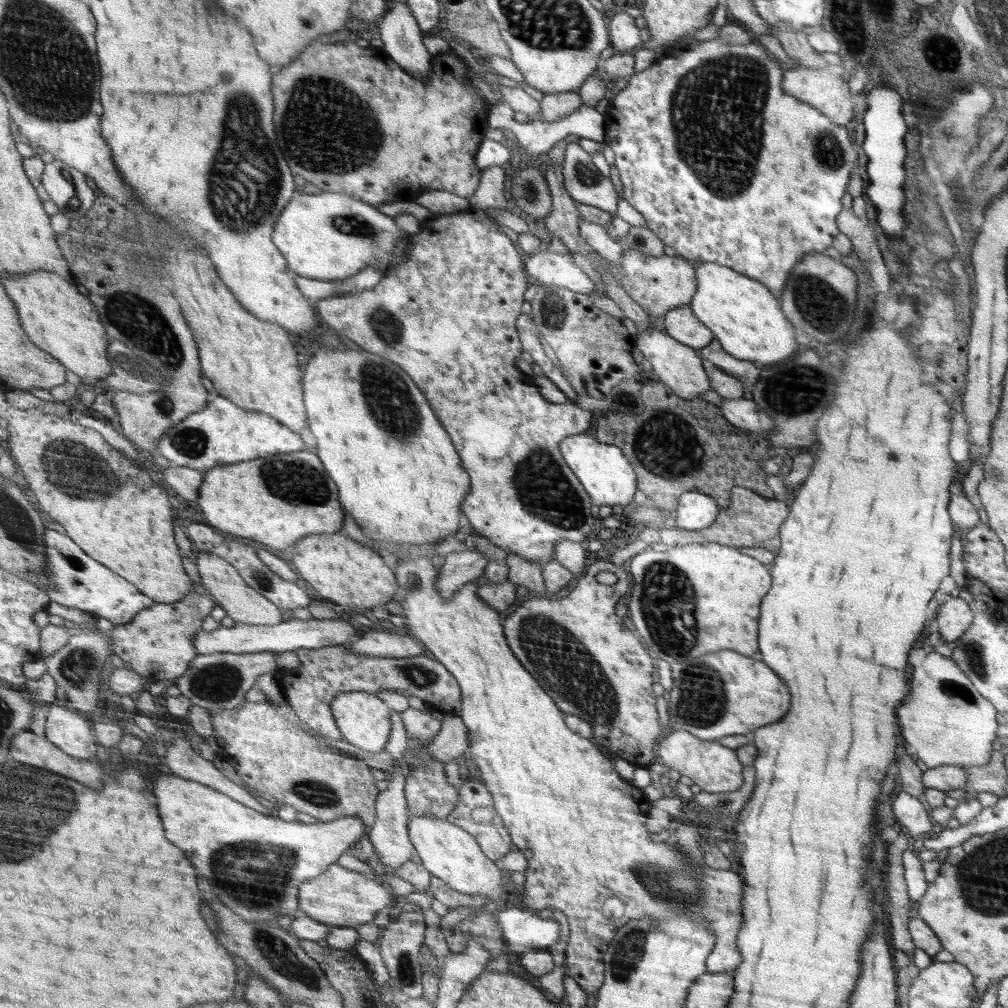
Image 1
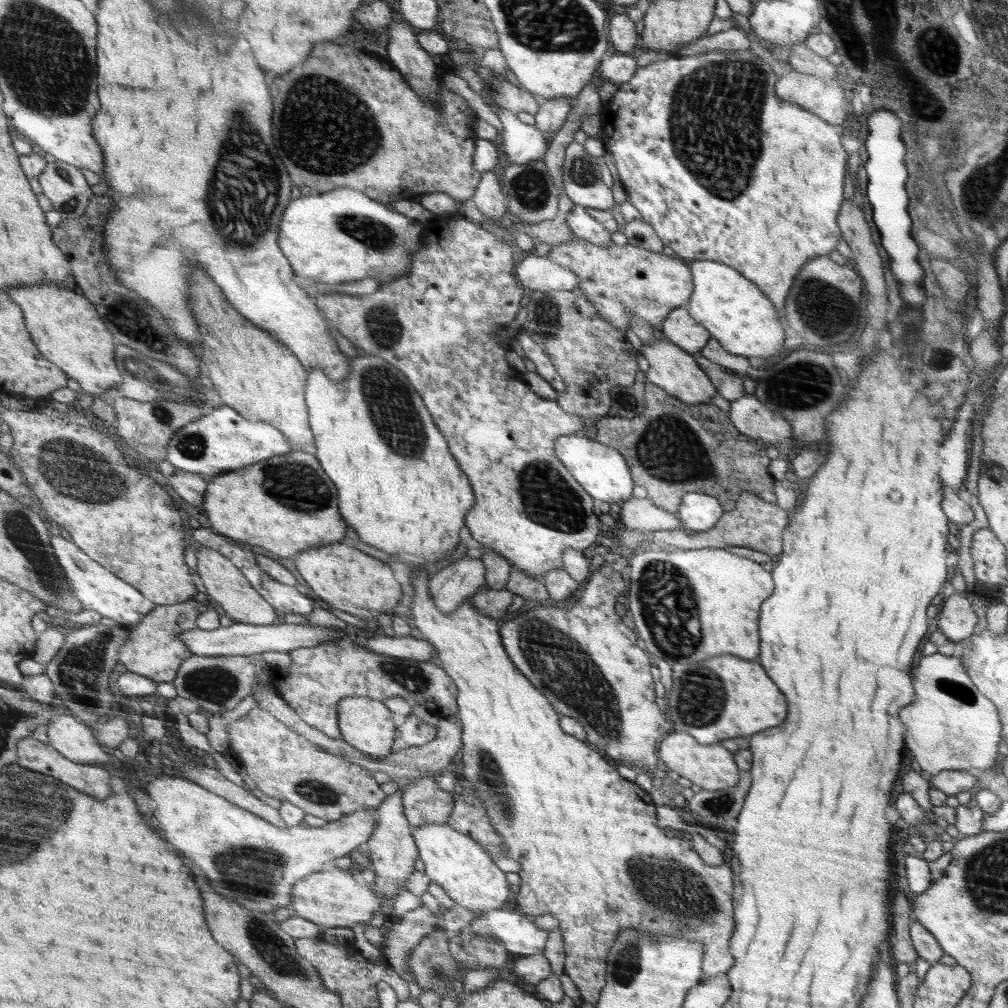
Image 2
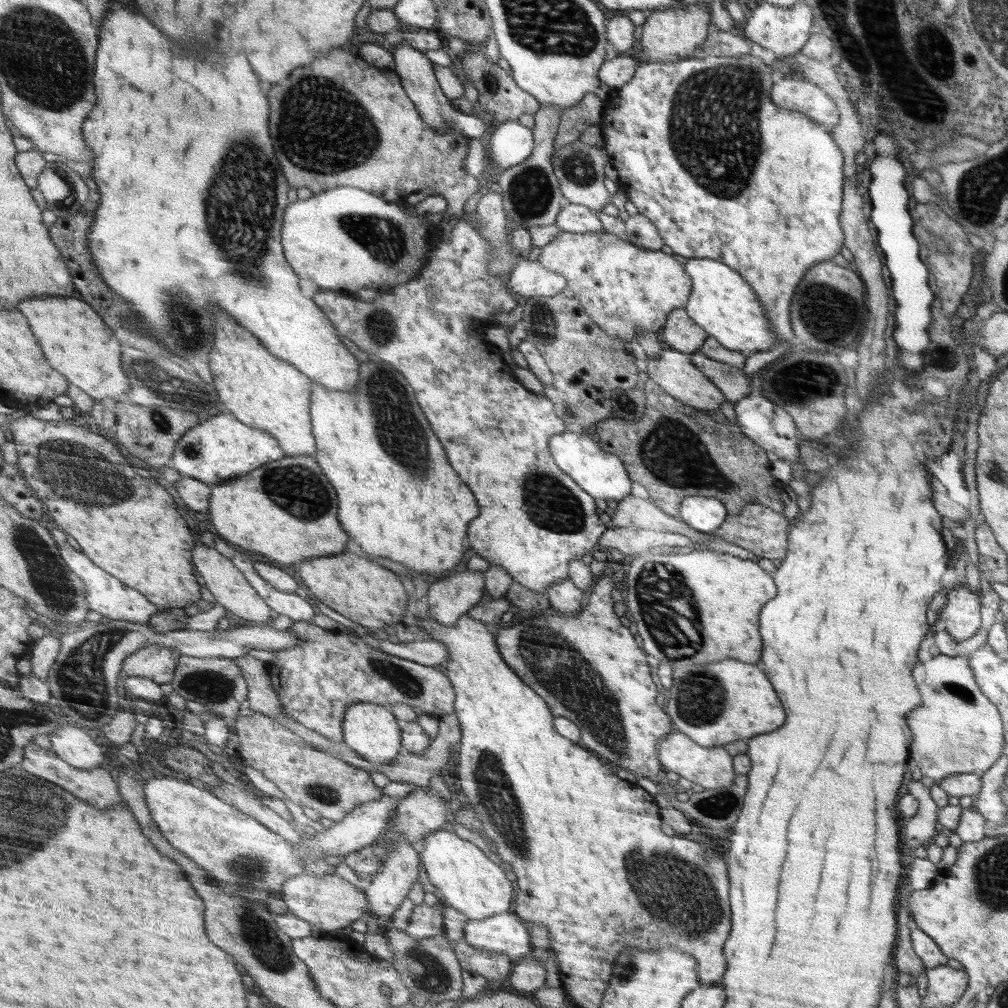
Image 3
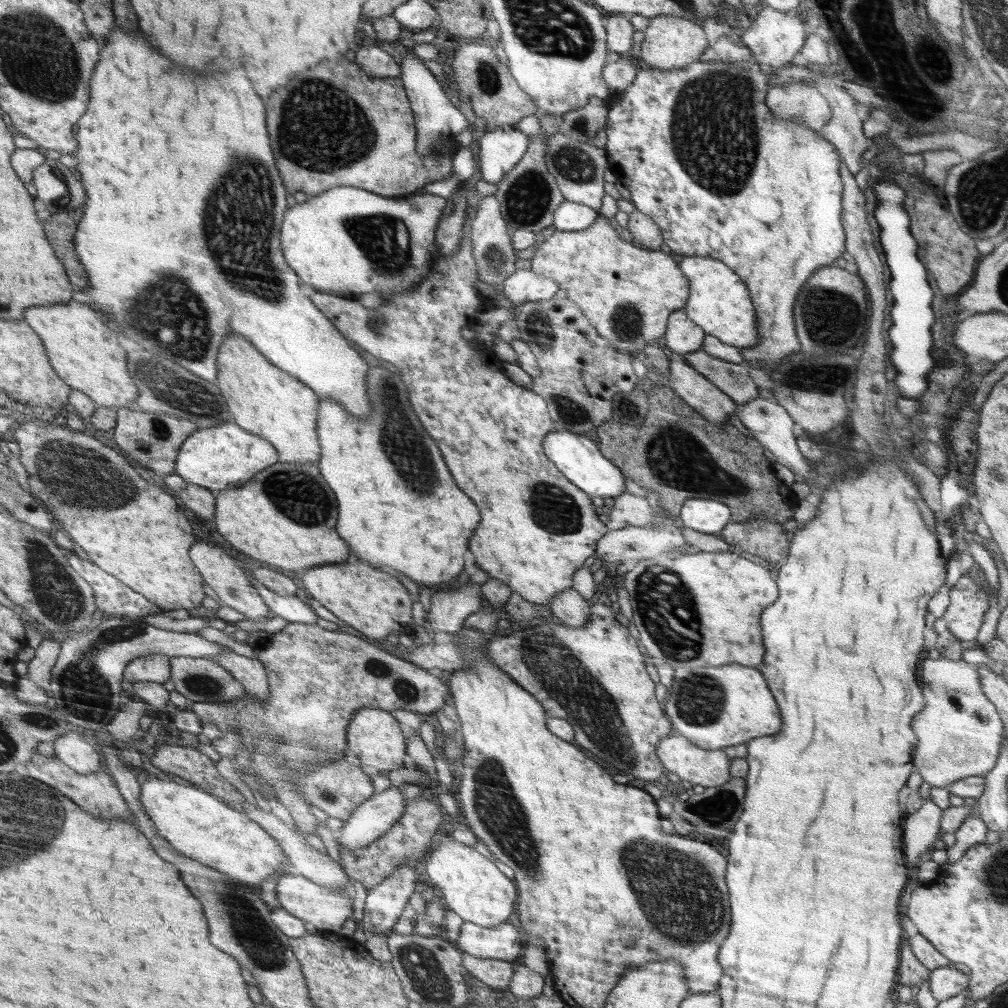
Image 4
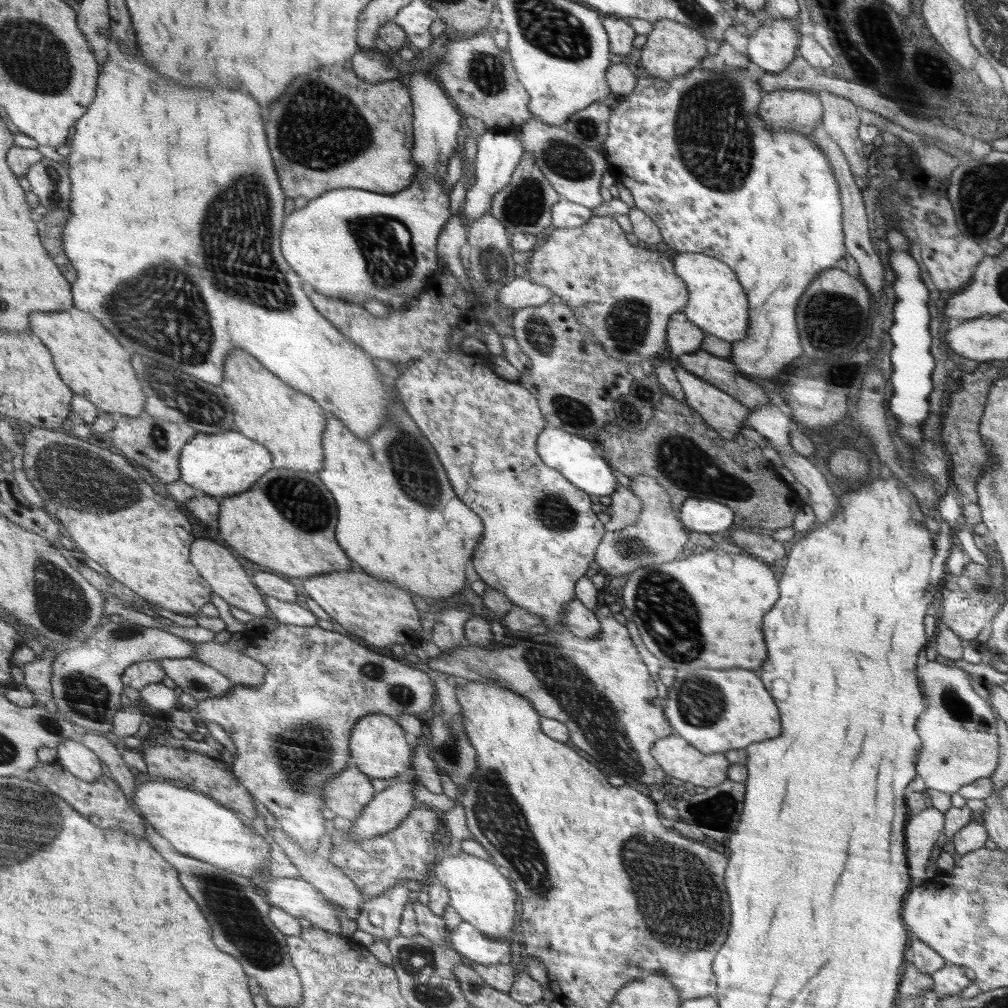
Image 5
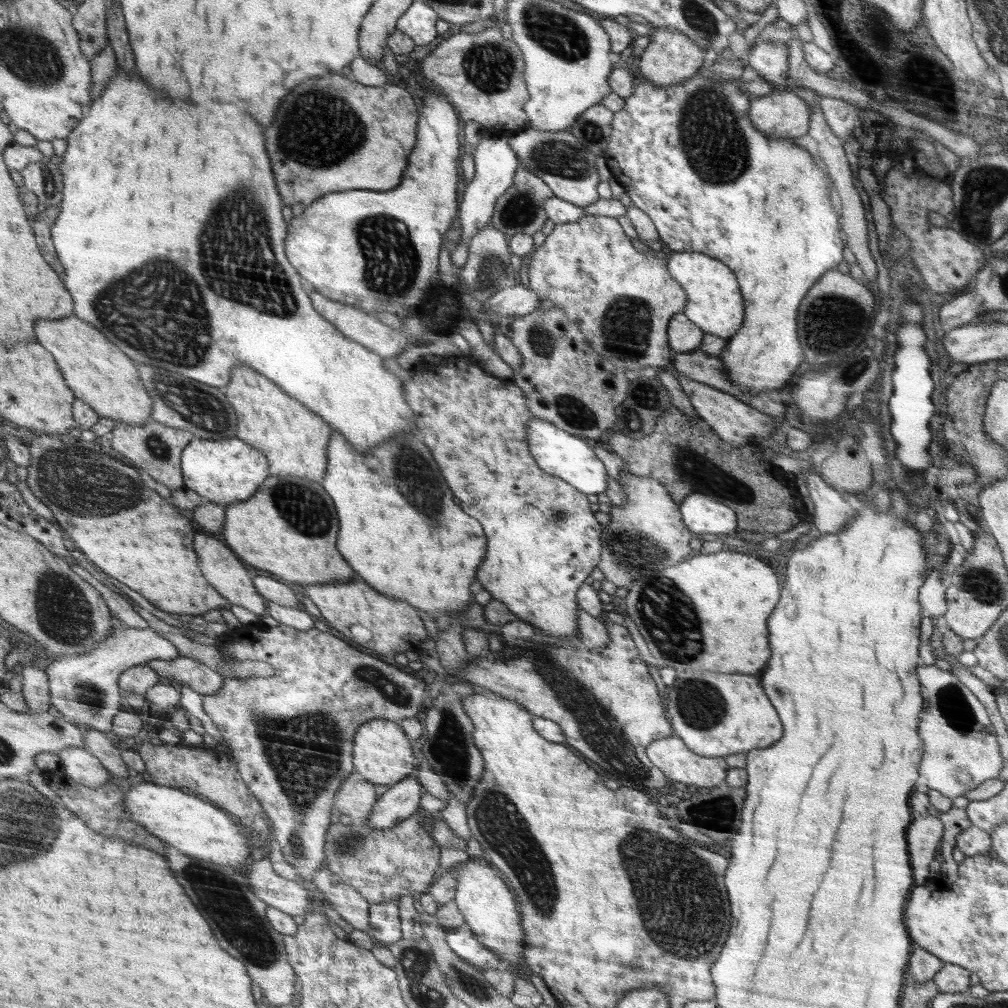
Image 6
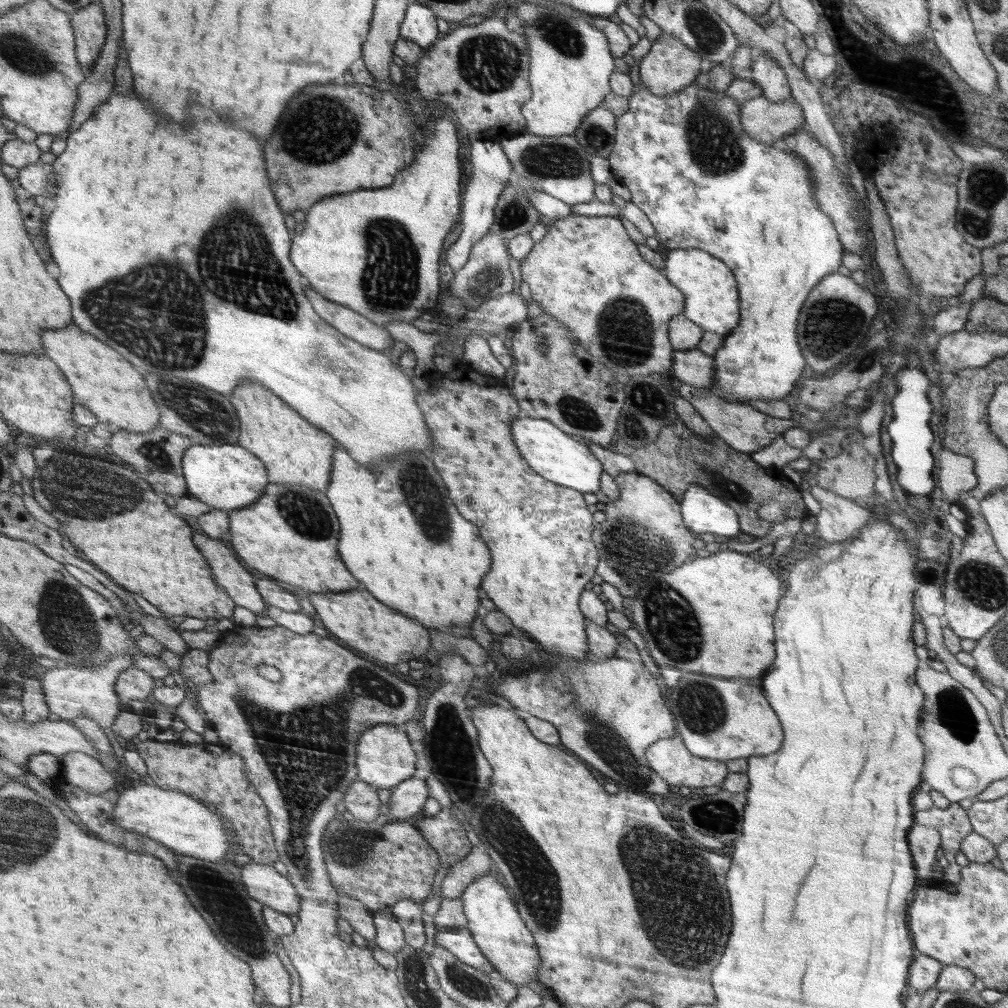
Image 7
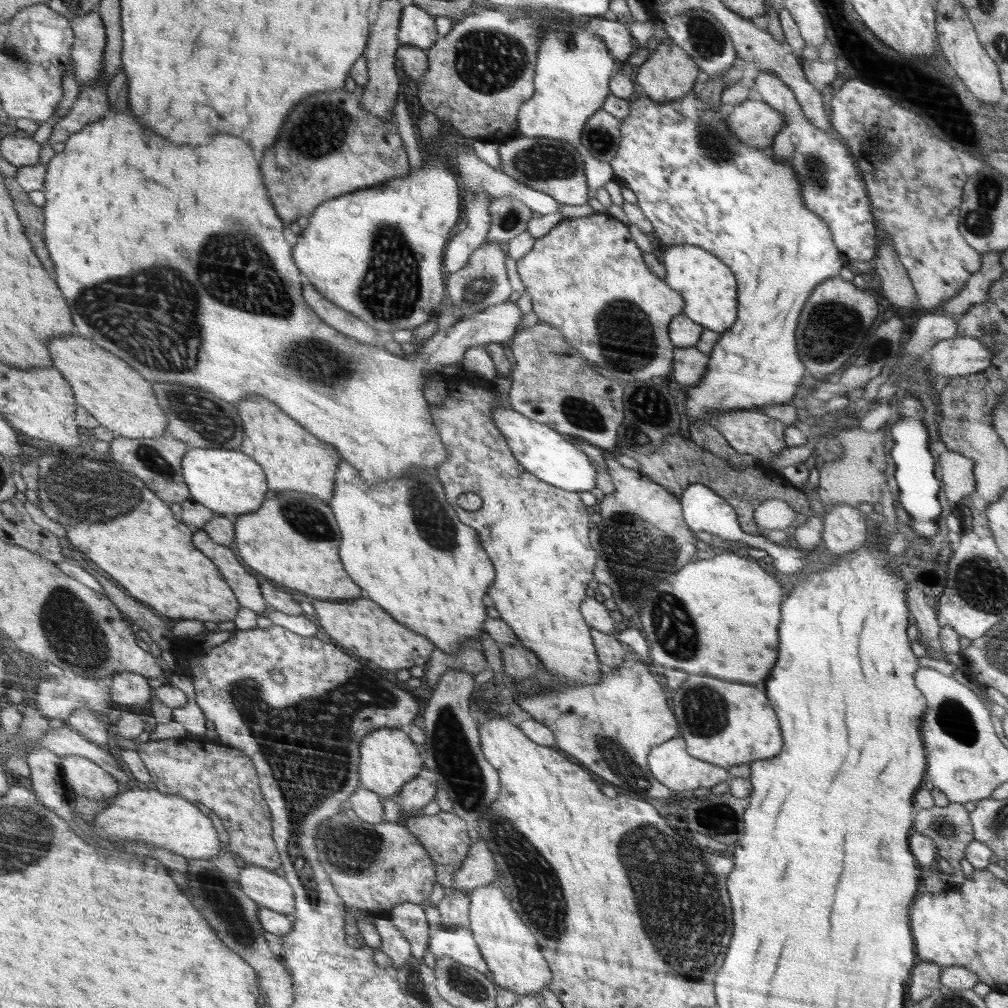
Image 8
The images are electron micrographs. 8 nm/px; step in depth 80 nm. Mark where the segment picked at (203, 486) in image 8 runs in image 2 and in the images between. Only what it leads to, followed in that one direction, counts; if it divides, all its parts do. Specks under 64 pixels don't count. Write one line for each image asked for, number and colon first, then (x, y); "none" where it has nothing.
2: (222, 441)
3: (222, 448)
4: (226, 456)
5: (221, 465)
6: (227, 471)
7: (227, 477)

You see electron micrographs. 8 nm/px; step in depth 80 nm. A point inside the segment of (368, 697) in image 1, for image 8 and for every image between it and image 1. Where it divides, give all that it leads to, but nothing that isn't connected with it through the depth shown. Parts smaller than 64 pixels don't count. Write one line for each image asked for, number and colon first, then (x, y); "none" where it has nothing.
2: (366, 724)
3: (370, 729)
4: (374, 737)
5: (378, 749)
6: (383, 755)
7: (385, 758)
8: (389, 760)

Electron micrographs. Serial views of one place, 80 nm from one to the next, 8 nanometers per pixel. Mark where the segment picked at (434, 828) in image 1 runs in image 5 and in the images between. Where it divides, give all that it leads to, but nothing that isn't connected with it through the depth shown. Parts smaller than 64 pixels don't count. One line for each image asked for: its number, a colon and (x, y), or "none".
2: (452, 859)
3: (465, 880)
4: (473, 887)
5: (477, 891)

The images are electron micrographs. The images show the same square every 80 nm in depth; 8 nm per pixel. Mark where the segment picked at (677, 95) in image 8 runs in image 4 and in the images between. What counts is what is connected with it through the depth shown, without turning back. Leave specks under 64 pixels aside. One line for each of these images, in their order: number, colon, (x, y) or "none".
4: (670, 42)
5: (672, 49)
6: (671, 57)
7: (669, 67)

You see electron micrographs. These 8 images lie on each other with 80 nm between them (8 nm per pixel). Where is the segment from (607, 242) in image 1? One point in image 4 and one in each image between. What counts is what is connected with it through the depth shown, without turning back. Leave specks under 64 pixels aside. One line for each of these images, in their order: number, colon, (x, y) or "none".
2: (581, 223)
3: (575, 218)
4: (569, 216)

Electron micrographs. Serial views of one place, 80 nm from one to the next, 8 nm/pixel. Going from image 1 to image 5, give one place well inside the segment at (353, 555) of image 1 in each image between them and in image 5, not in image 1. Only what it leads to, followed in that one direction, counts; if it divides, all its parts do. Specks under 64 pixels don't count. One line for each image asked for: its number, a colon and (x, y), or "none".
2: (342, 577)
3: (358, 589)
4: (365, 597)
5: (353, 598)

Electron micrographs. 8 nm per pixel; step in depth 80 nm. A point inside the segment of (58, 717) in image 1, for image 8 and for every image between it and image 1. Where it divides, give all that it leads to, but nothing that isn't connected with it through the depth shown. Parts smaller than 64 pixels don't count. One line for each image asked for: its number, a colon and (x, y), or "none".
2: (69, 734)
3: (73, 743)
4: (72, 749)
5: (86, 764)
6: (82, 765)
7: (90, 773)
8: (83, 776)

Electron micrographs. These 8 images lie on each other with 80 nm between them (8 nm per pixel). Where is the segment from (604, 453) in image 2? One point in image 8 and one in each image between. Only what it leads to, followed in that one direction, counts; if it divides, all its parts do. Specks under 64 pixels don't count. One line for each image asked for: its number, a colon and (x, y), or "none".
3: (603, 475)
4: (578, 458)
5: (577, 458)
6: (563, 454)
7: (554, 454)
8: (546, 453)

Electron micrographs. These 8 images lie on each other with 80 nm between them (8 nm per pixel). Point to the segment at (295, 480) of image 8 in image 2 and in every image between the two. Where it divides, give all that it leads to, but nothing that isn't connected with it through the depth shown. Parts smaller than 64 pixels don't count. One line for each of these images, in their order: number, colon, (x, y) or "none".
2: (253, 371)
3: (262, 391)
4: (263, 399)
5: (291, 425)
6: (295, 440)
7: (294, 452)

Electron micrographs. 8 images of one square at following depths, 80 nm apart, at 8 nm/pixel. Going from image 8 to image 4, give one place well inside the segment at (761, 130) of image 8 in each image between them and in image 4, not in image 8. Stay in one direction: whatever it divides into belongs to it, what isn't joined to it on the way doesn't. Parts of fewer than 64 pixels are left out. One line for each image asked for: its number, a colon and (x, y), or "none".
4: (802, 102)
5: (800, 110)
6: (785, 114)
7: (765, 121)

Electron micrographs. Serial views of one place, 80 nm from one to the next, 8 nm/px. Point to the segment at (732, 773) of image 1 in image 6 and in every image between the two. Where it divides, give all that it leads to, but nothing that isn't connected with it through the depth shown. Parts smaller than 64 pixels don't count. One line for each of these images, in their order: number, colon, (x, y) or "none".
2: (711, 766)
3: (713, 767)
4: (709, 768)
5: (681, 760)
6: (671, 755)

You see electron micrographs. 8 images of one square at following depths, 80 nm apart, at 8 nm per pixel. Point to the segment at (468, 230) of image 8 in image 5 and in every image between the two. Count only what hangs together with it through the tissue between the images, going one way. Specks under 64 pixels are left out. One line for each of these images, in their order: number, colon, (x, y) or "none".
5: (498, 153)
6: (495, 162)
7: (491, 172)

